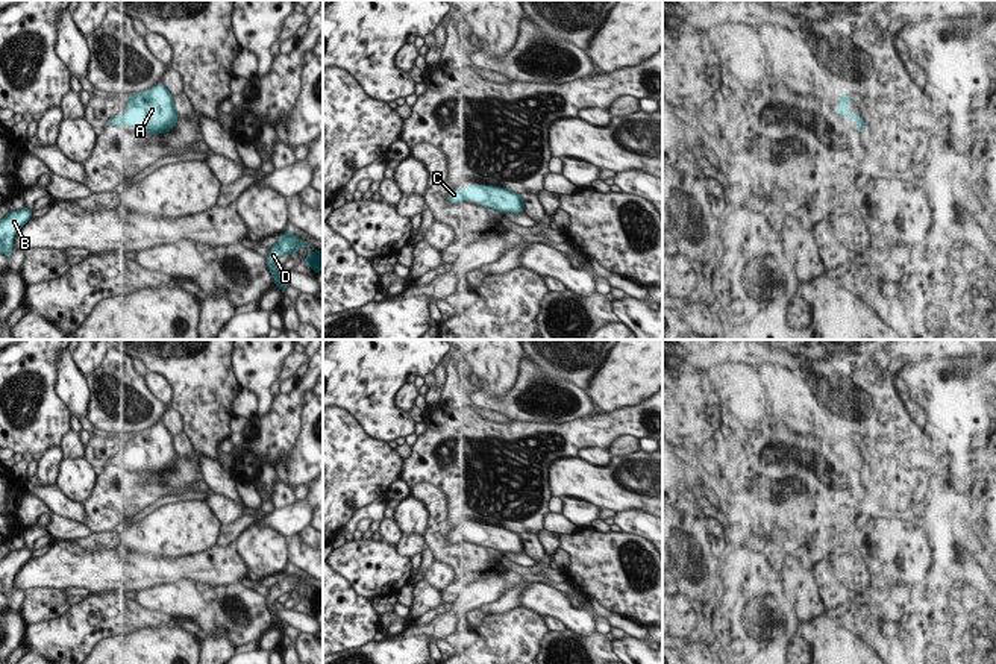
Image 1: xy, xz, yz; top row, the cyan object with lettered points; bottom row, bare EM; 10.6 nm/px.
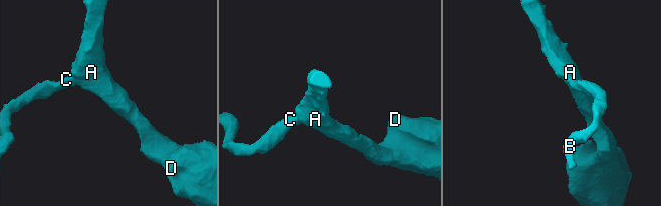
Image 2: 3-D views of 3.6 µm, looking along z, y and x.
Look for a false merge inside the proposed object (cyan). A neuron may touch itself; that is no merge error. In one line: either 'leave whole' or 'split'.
leave whole

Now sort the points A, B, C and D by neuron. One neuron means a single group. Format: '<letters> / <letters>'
A B C D

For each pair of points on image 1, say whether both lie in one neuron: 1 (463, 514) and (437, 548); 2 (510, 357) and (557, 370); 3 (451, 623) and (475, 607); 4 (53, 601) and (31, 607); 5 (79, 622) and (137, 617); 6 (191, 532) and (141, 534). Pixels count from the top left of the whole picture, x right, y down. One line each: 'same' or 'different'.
1: different
2: different
3: same
4: same
5: same
6: same

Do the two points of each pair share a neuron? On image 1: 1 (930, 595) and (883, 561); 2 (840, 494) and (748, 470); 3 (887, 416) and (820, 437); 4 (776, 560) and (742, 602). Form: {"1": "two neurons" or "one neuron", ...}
{"1": "two neurons", "2": "one neuron", "3": "two neurons", "4": "two neurons"}

